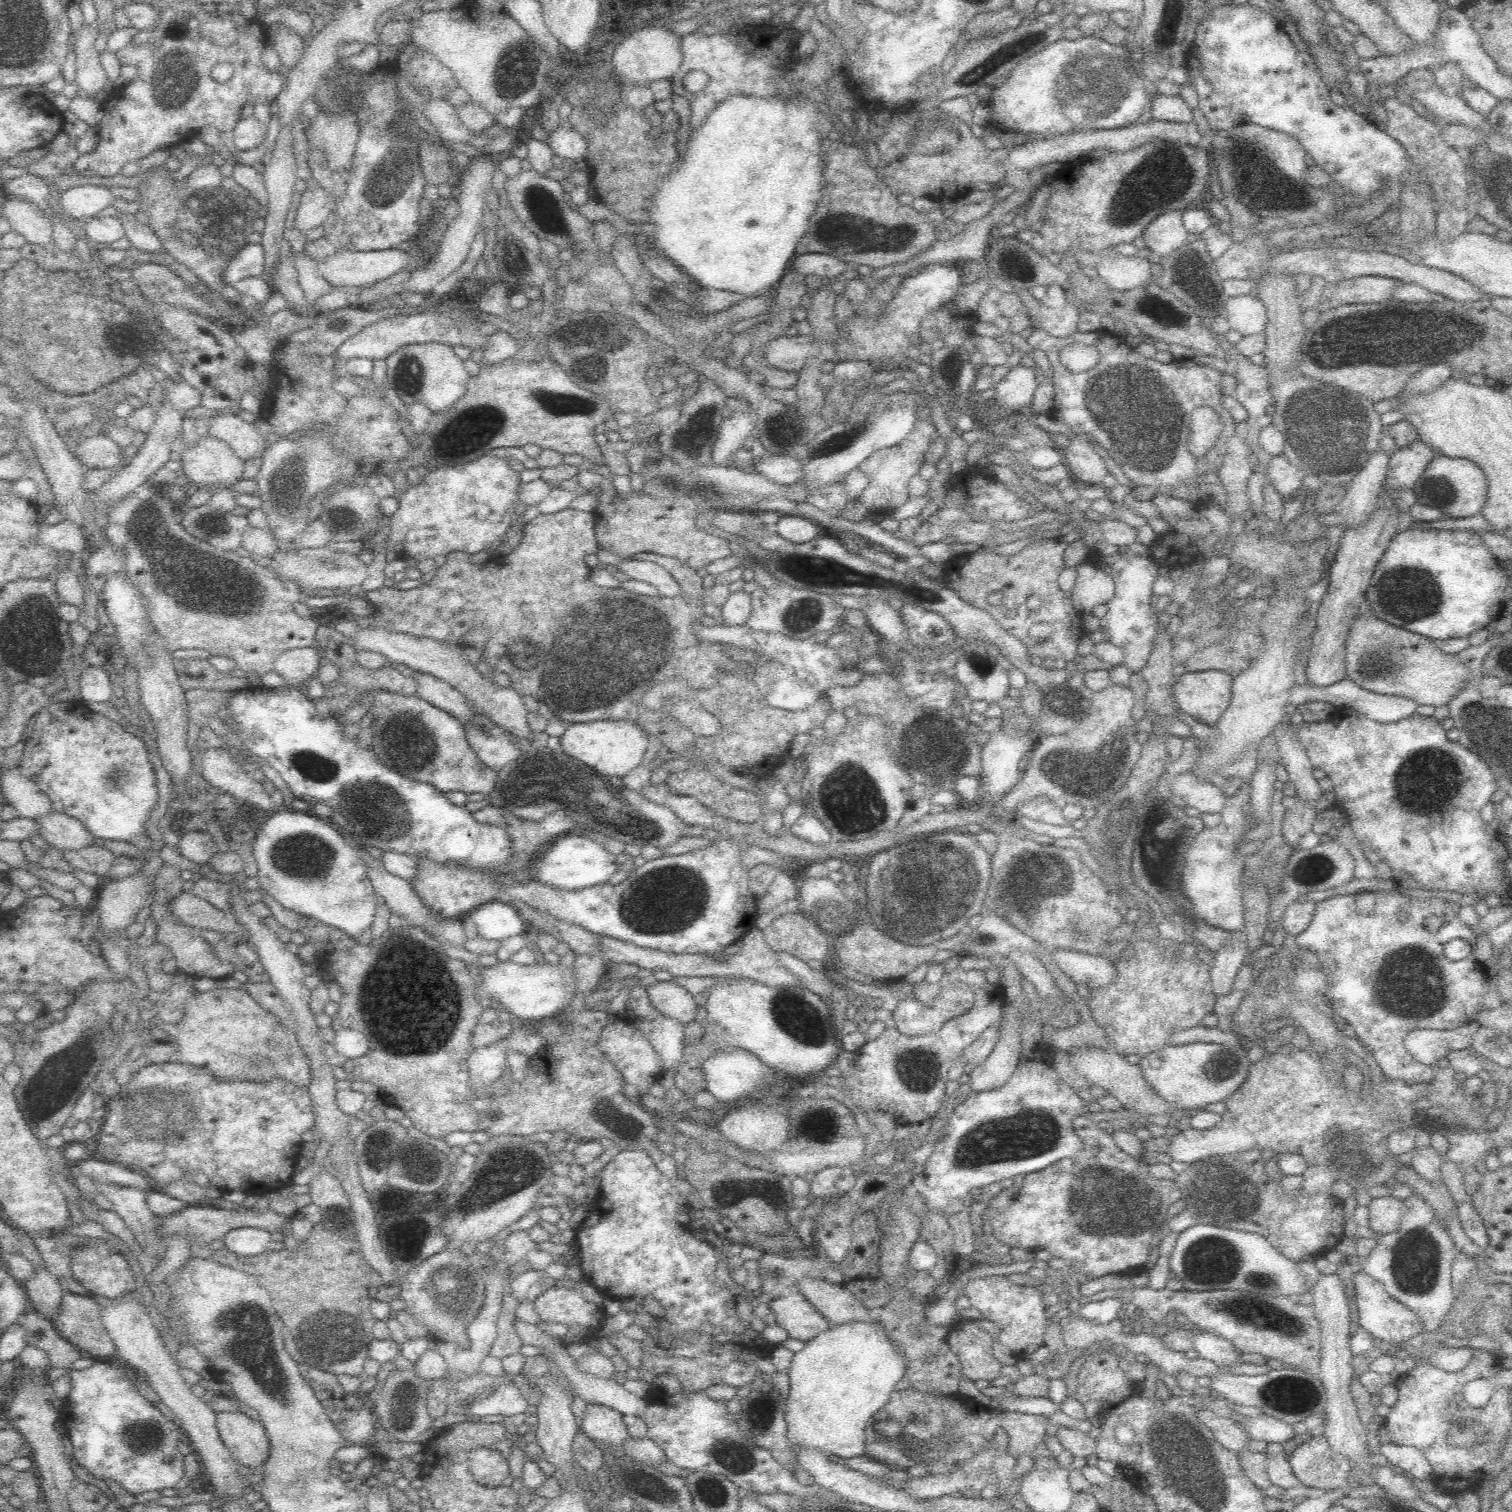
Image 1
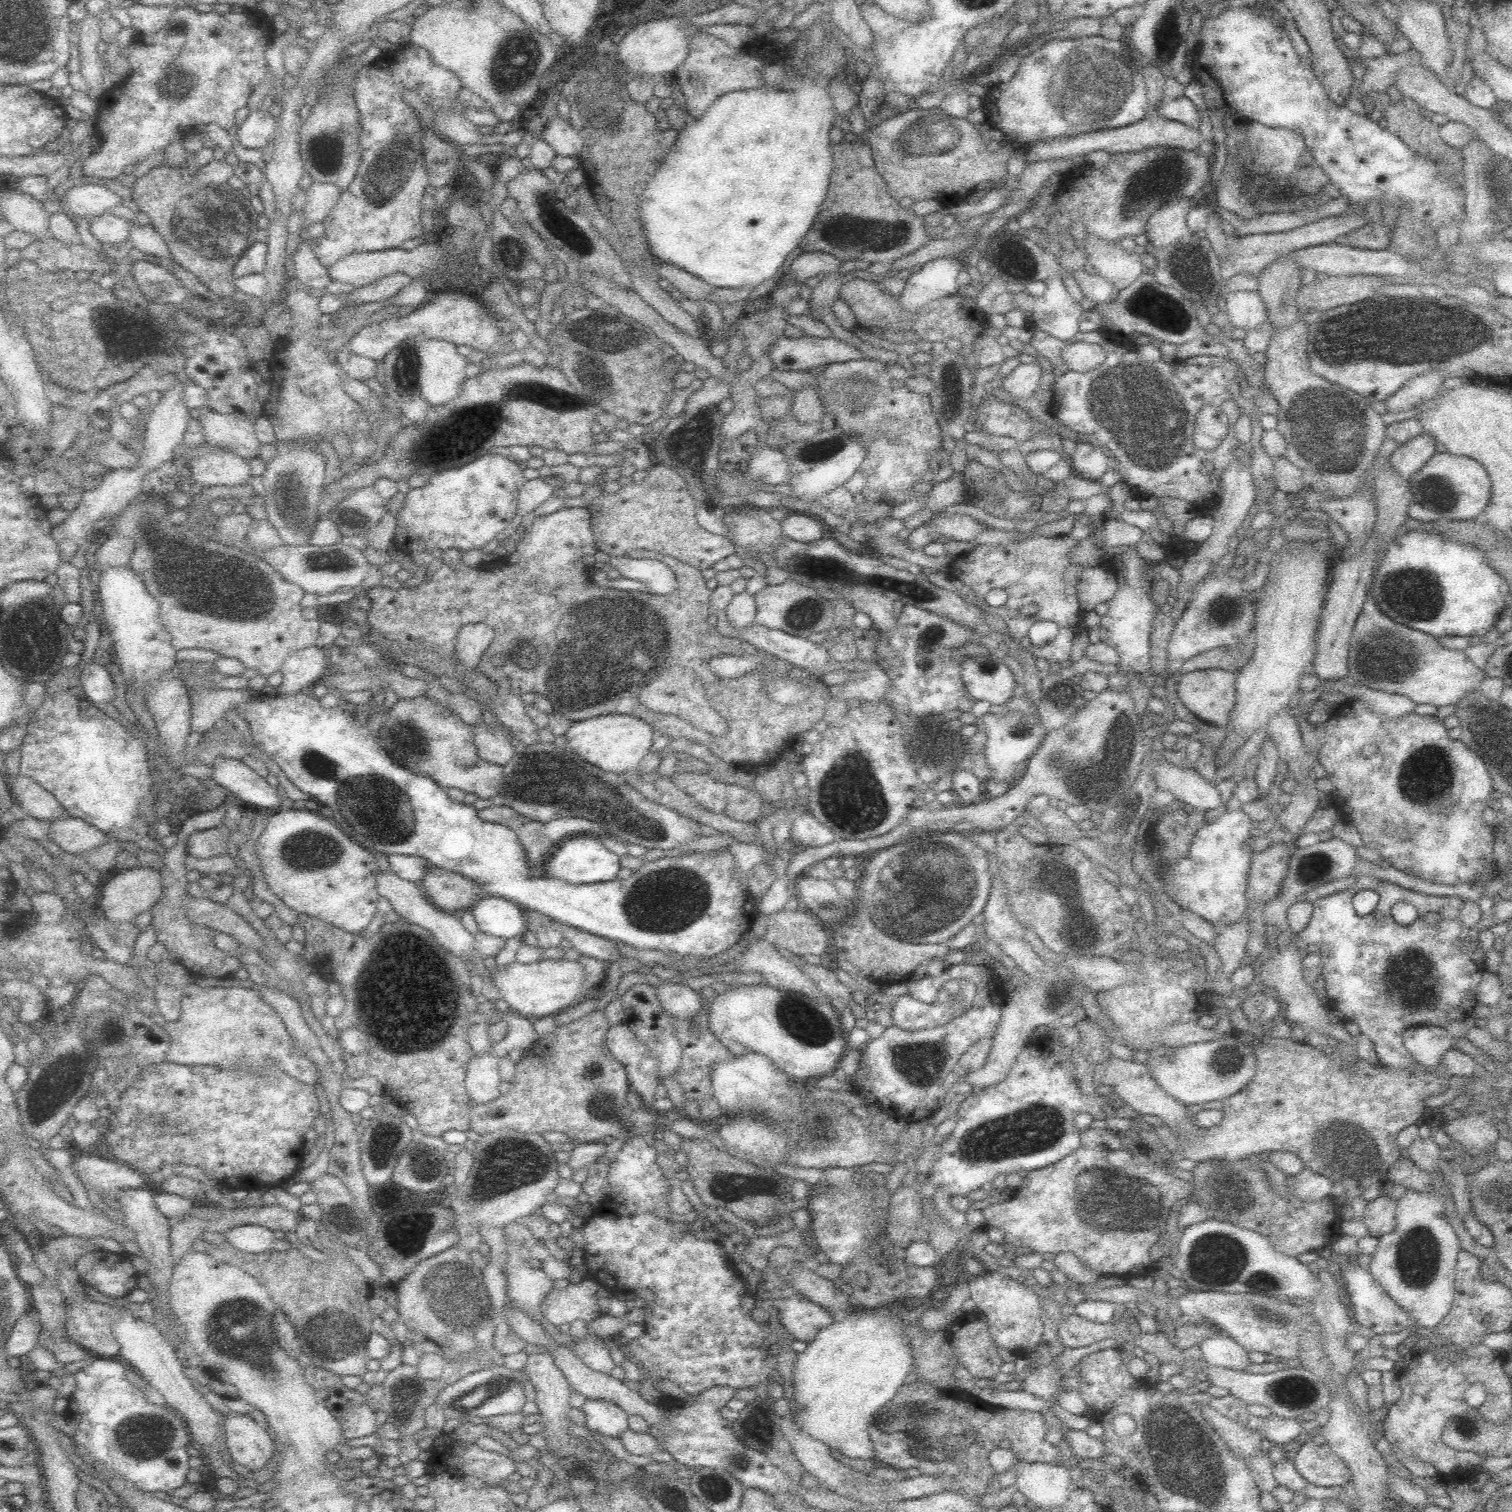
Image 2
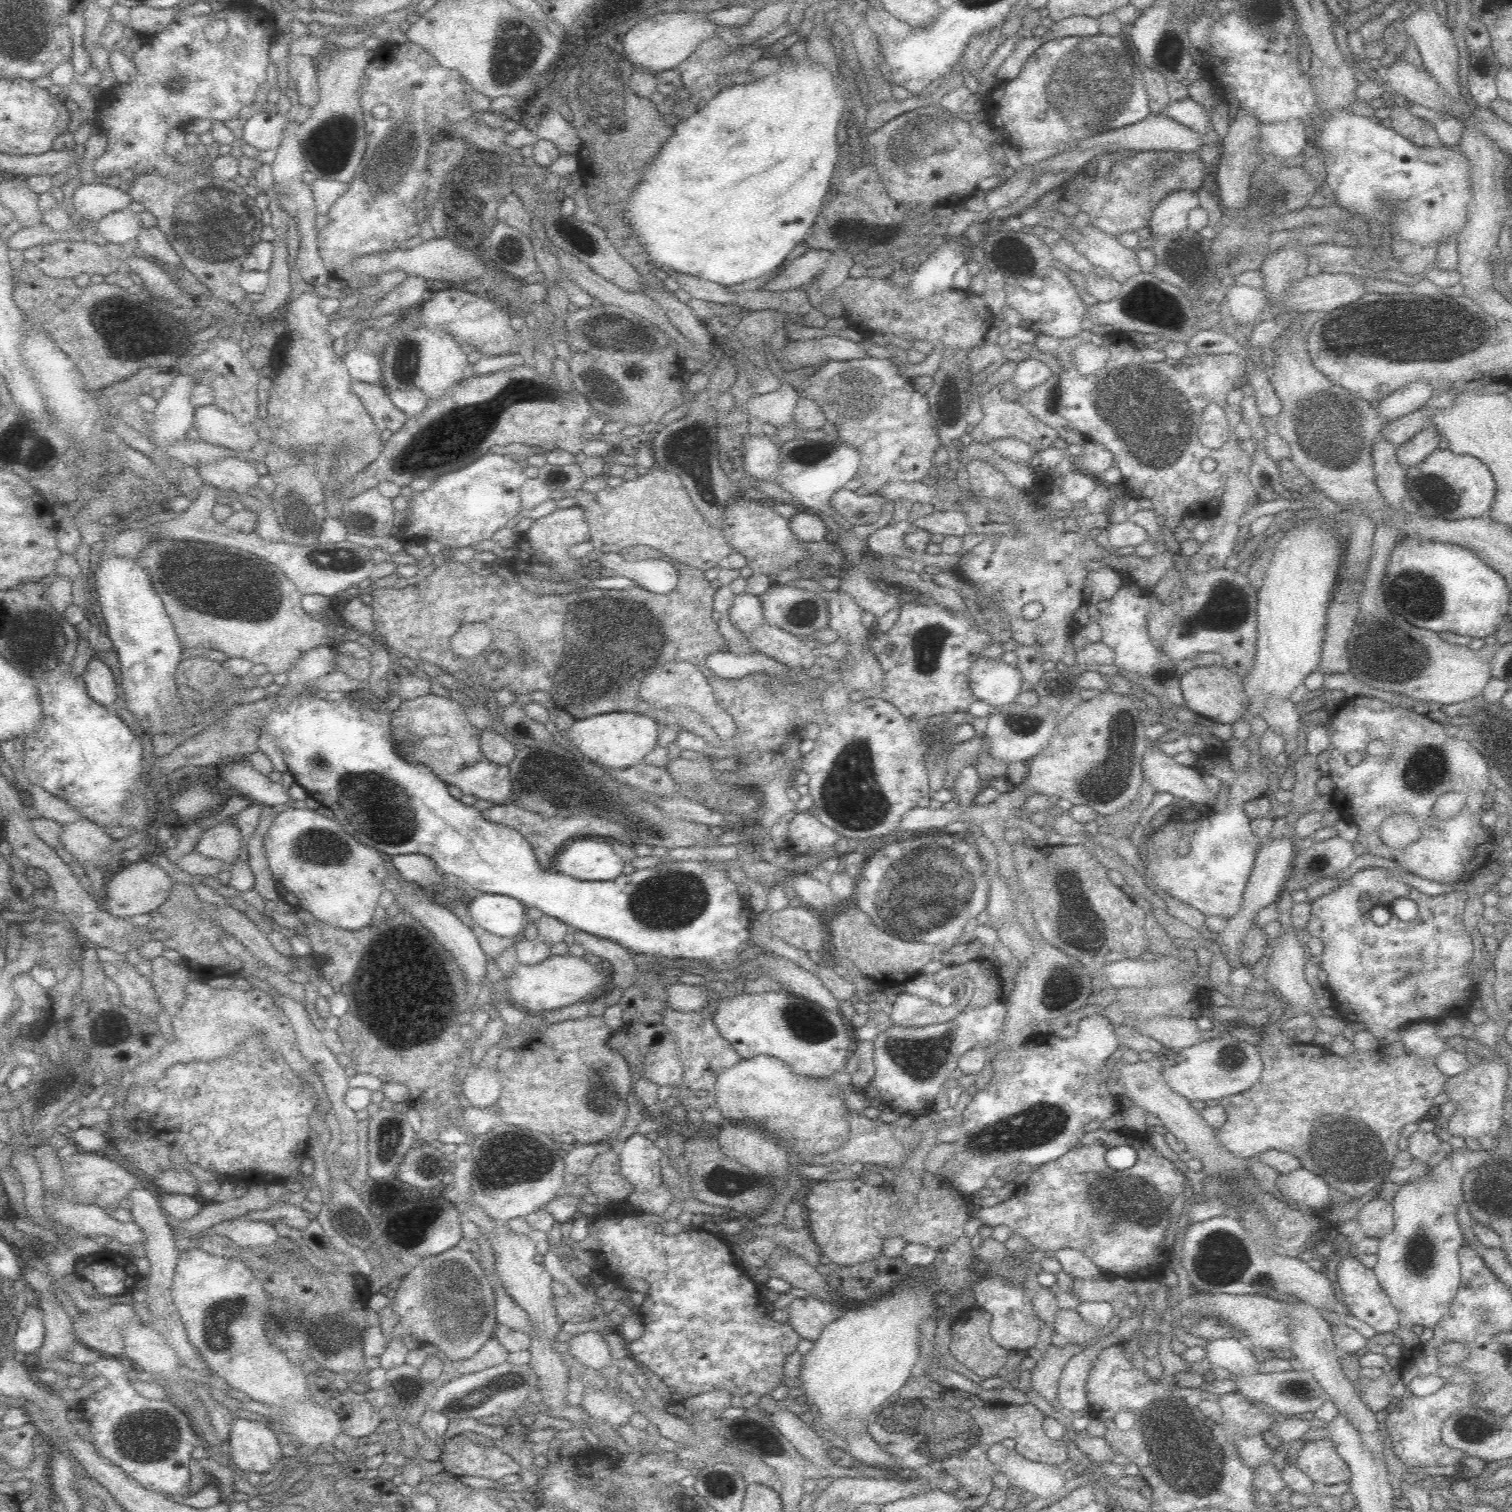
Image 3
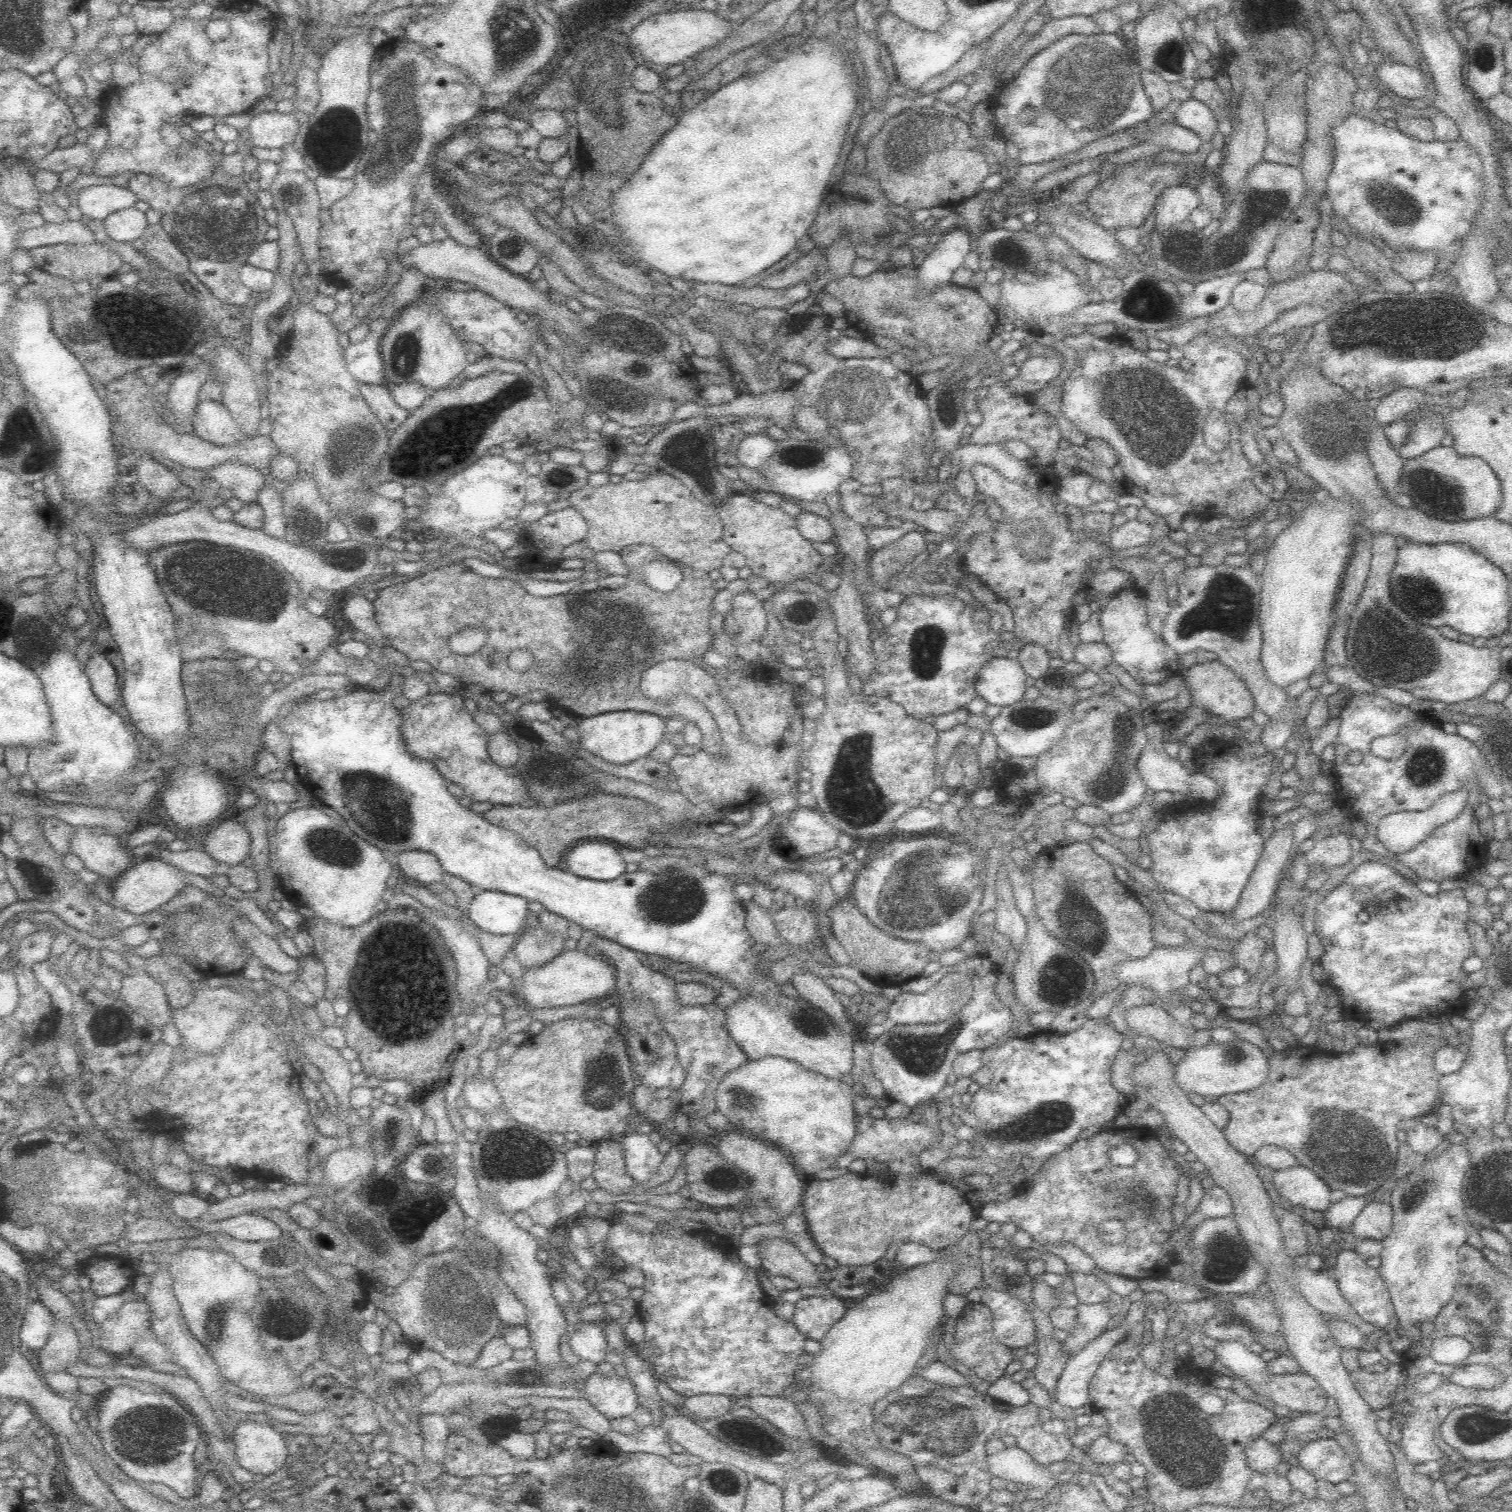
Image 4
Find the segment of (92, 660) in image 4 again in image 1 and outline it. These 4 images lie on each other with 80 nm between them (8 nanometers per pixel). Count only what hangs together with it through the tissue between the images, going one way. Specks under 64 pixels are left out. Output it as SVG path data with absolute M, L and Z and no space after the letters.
M97 666L84 668L77 678L79 681L79 696L82 705L90 703L106 703L111 700L113 683L104 669Z

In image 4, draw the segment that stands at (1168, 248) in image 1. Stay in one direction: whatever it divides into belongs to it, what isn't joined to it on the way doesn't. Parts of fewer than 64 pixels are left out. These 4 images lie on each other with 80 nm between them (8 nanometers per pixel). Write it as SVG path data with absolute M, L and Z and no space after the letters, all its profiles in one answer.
M1193 183L1166 187L1154 208L1155 227L1166 230L1189 219L1190 214L1200 204L1200 195Z

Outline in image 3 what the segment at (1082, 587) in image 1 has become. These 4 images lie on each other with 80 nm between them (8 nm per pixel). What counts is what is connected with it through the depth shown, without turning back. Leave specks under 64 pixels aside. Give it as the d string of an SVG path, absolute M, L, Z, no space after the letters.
M1110 568L1090 571L1083 587L1083 603L1087 607L1112 598L1123 586L1124 574Z

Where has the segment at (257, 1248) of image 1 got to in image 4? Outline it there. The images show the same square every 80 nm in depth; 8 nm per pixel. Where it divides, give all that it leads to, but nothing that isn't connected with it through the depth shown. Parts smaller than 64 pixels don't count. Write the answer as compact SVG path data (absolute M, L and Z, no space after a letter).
M244 1213L227 1219L204 1223L204 1234L222 1231L239 1241L273 1241L282 1236L280 1227L265 1216Z

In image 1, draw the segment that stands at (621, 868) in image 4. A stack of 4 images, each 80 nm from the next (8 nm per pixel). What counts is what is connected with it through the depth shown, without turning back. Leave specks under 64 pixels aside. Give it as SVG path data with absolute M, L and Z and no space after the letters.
M580 832L576 836L566 836L556 840L554 846L542 854L538 863L534 863L534 881L544 885L566 890L580 890L589 886L606 883L617 871L614 864L616 856L610 854L603 844L592 838L584 838Z

